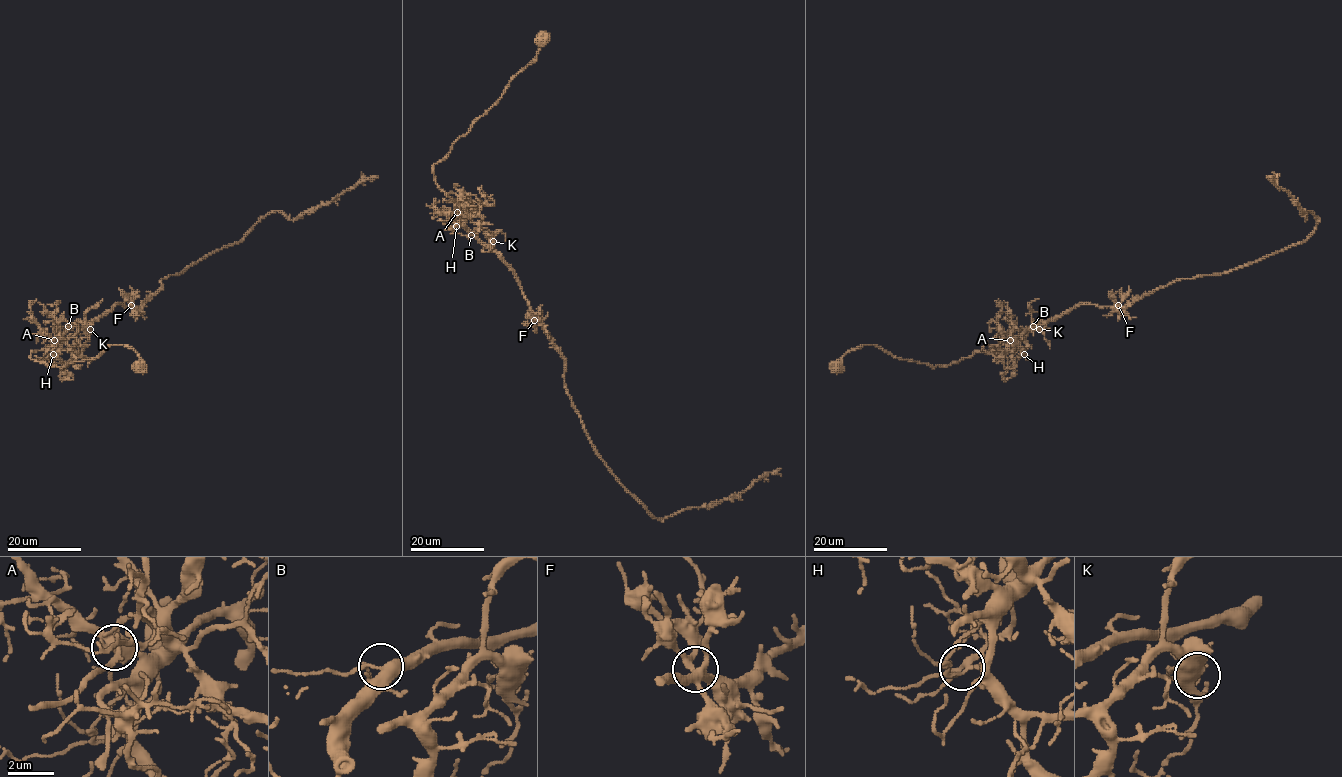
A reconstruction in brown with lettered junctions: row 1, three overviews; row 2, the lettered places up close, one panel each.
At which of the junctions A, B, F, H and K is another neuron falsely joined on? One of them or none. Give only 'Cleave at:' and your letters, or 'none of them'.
Cleave at: none of them

